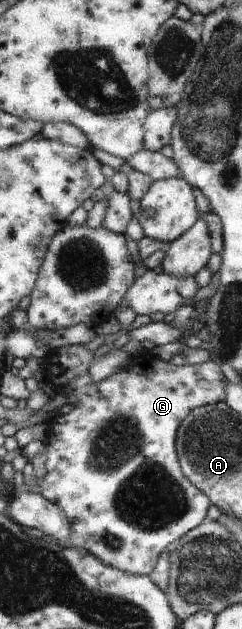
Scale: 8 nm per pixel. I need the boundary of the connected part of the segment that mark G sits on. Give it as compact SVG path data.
M77 344L74 346L65 346L63 350L52 351L49 358L45 359L46 363L41 368L44 379L54 388L57 393L65 393L69 397L67 403L73 405L71 413L63 415L63 419L59 419L53 425L53 433L46 434L46 444L48 456L45 461L46 476L40 483L43 494L49 501L60 505L67 514L68 520L71 524L72 534L70 535L70 542L73 548L85 550L90 554L96 555L103 560L107 565L120 569L125 573L137 574L138 576L147 576L147 574L155 567L155 562L161 551L164 551L173 541L184 536L189 530L197 527L206 517L205 512L207 507L211 504L208 497L201 493L196 487L193 487L187 481L187 478L180 472L177 456L174 448L175 432L179 427L179 423L184 419L189 410L193 408L204 406L205 404L215 404L219 397L224 397L223 380L221 372L216 363L213 361L203 362L202 364L183 364L182 366L165 365L165 371L153 371L153 367L149 365L139 365L135 367L130 361L126 367L116 374L105 378L105 381L93 381L91 373L89 373L89 365L93 362L93 353L95 351L95 344L87 347L85 344Z

